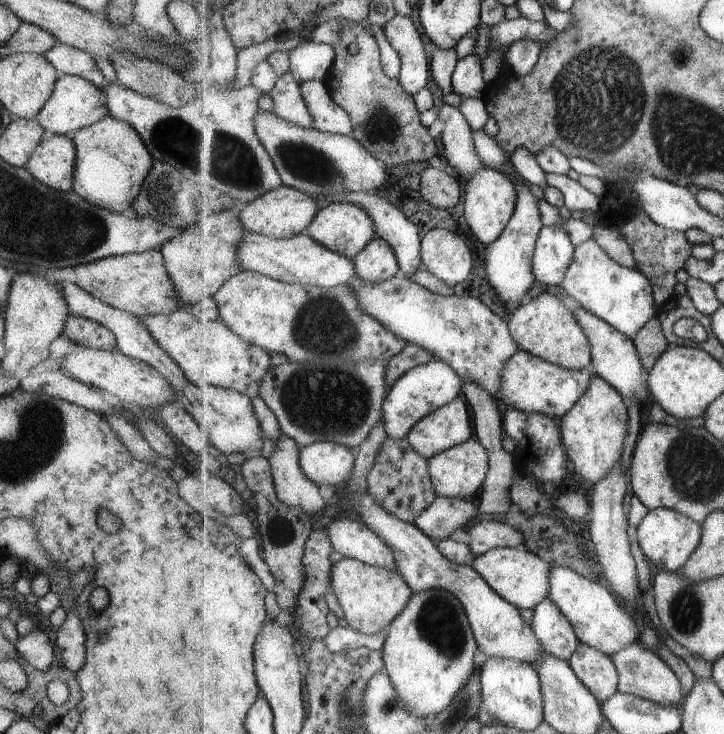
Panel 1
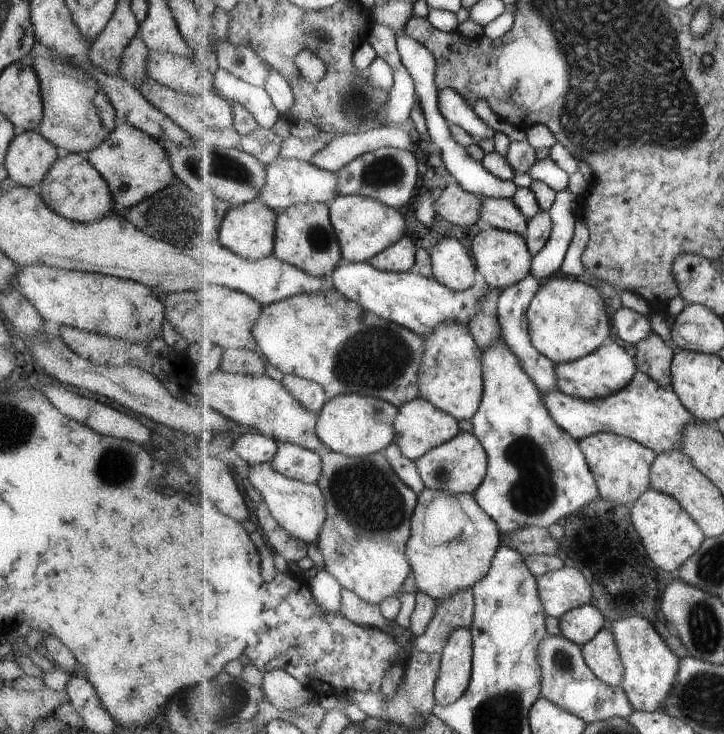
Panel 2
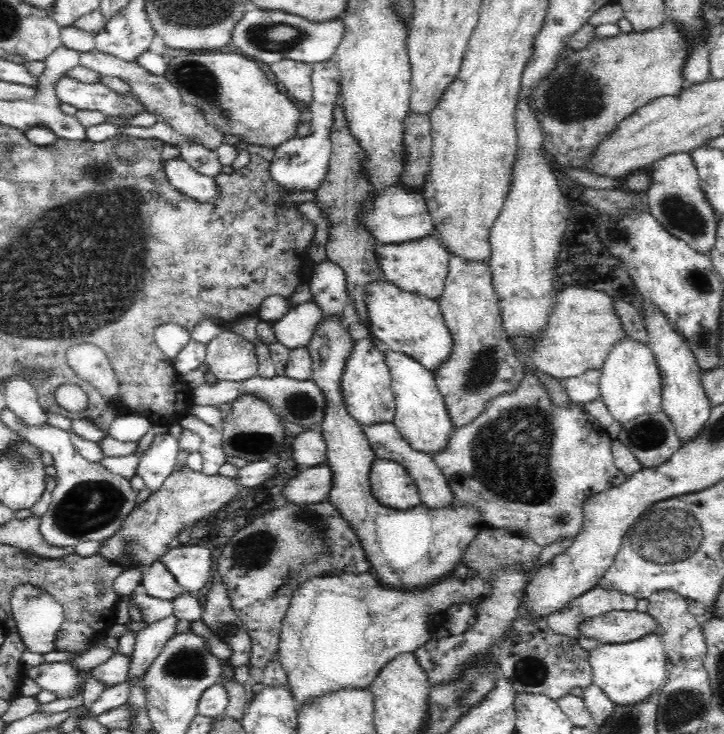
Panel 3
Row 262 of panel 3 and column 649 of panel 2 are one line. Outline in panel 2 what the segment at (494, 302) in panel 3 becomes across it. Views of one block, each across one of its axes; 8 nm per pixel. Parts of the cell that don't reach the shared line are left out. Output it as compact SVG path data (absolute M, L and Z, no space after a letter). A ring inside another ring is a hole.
M597 433L579 441L583 453L586 454L587 464L598 481L601 497L619 505L630 507L651 487L651 466L658 452L649 449L638 441L614 434Z

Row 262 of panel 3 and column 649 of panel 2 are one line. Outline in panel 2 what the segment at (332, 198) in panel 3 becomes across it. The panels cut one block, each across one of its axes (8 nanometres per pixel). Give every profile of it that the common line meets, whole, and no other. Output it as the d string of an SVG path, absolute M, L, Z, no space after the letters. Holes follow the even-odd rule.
M651 332L647 338L636 344L636 362L638 371L651 376L664 387L672 386L672 362L677 354L674 349L659 333Z

